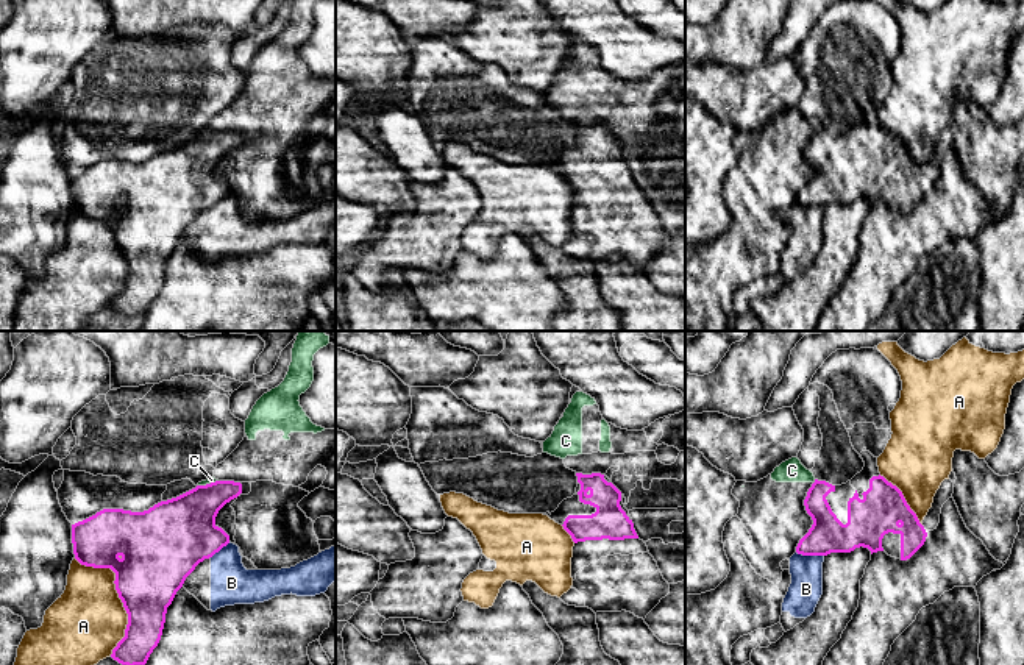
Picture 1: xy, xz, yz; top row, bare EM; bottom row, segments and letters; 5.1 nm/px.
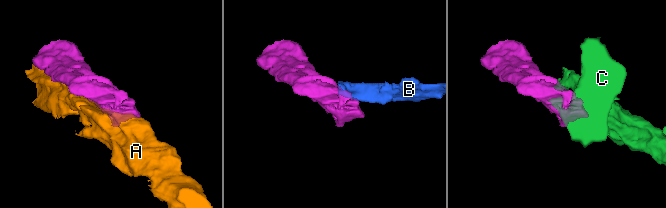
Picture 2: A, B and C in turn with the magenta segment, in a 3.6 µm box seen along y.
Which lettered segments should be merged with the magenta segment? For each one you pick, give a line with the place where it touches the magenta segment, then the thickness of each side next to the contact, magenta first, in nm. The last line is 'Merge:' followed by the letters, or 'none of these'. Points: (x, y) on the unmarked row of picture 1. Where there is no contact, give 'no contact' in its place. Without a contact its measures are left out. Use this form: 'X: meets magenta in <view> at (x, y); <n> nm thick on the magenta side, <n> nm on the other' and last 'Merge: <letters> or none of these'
Merge: none of these

